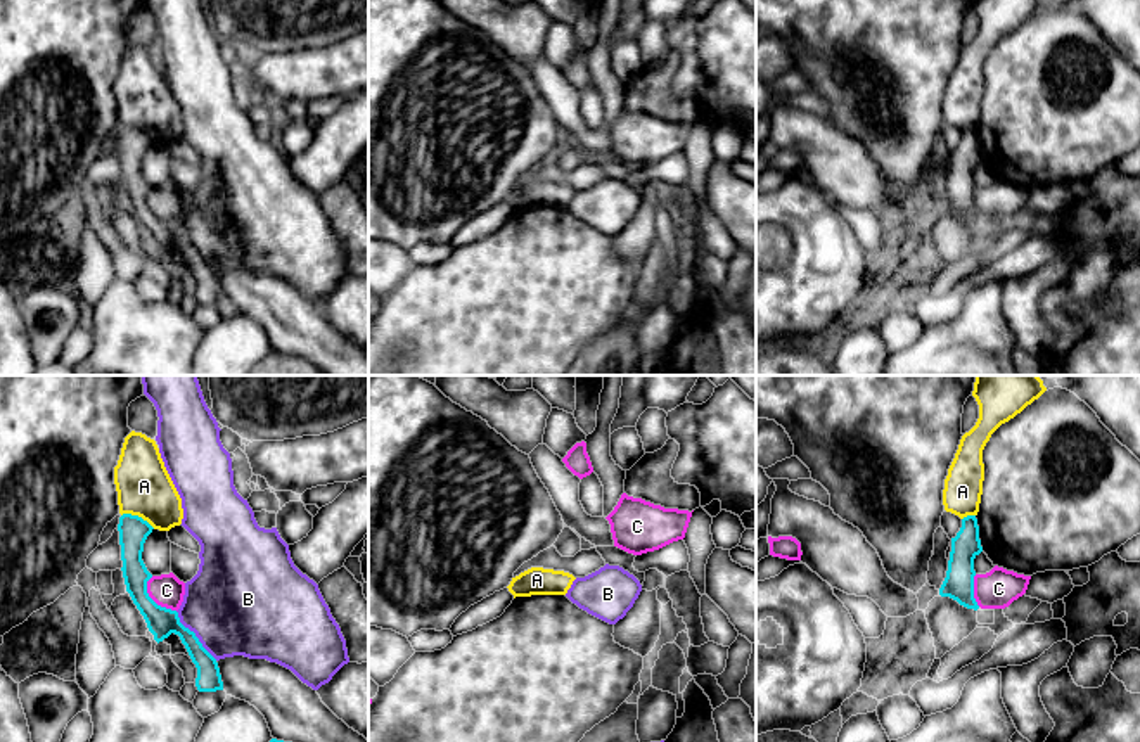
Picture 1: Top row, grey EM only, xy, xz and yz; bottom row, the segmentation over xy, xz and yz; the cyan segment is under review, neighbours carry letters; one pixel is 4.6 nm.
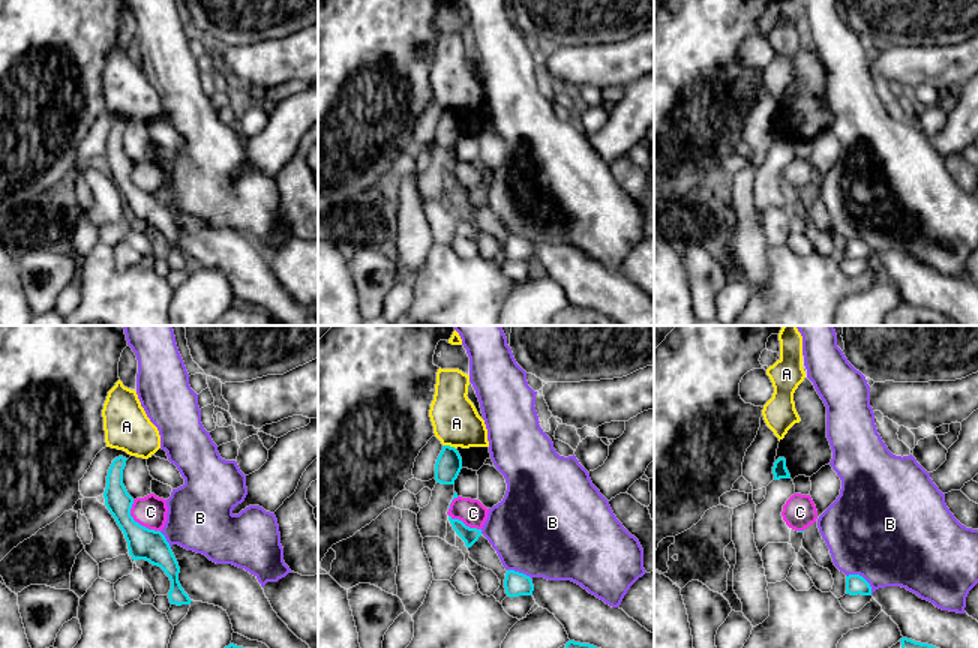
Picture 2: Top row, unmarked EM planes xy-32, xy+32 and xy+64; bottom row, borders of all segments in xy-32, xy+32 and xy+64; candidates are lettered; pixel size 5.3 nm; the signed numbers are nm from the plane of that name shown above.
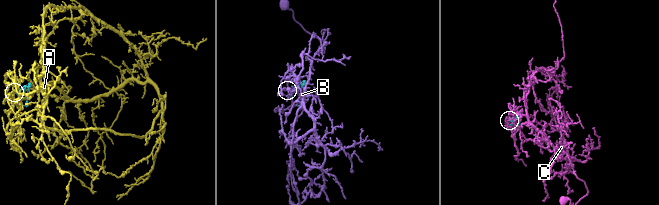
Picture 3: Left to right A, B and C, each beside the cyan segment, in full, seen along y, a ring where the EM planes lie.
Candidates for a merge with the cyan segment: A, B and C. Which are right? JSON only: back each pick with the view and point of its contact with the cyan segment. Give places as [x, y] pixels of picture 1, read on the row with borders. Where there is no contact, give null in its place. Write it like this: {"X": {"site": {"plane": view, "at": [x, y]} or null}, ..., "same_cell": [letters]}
{"same_cell": []}

